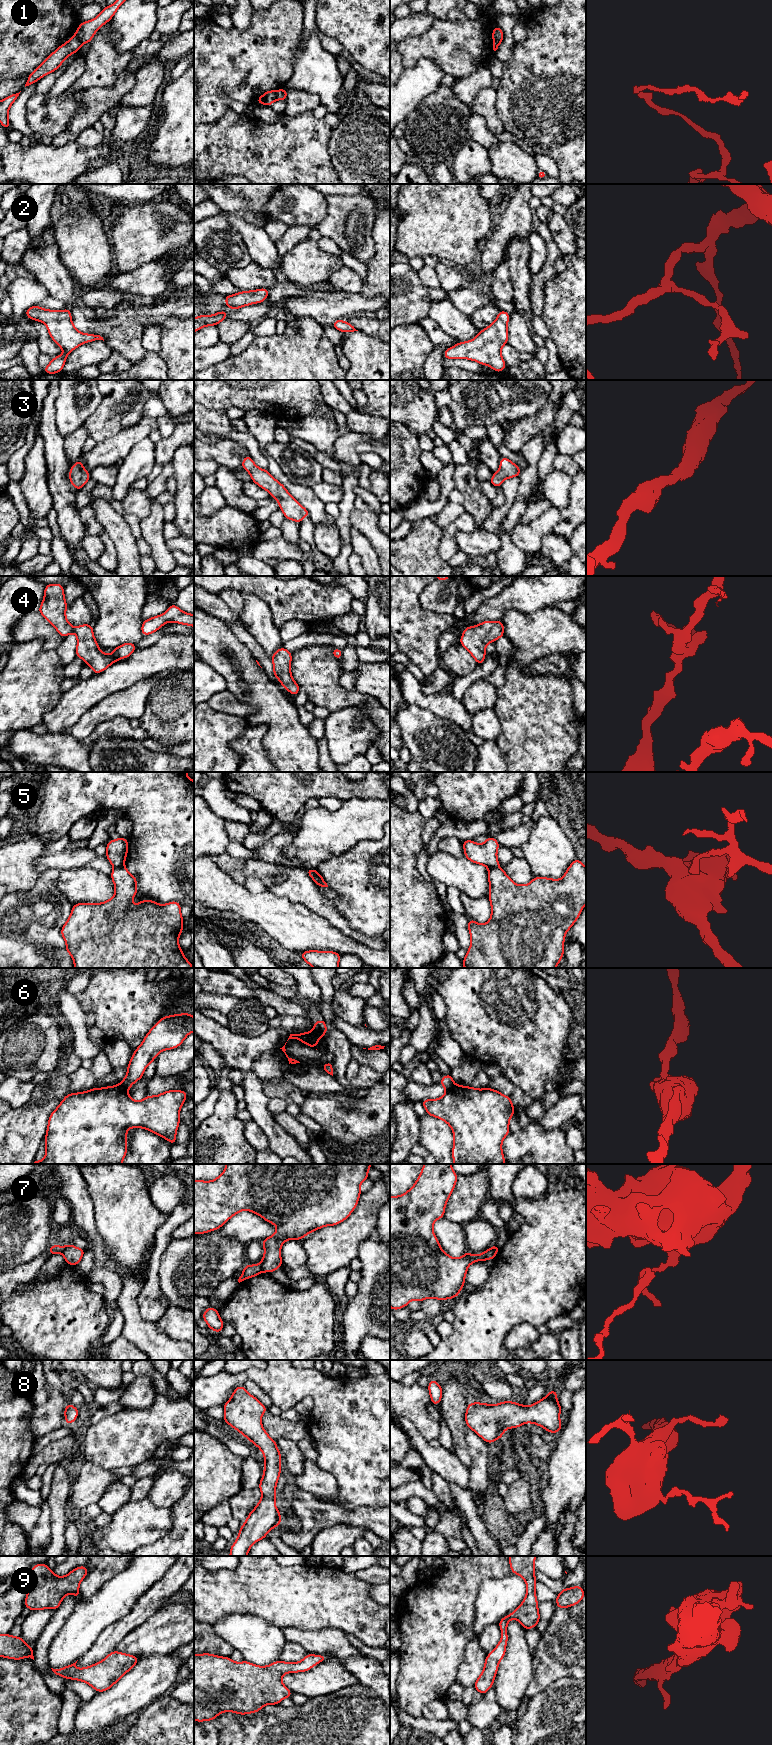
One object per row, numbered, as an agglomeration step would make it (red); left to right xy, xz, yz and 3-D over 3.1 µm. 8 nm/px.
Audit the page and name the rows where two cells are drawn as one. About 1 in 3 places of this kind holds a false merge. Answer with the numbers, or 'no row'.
1, 5, 6, 7

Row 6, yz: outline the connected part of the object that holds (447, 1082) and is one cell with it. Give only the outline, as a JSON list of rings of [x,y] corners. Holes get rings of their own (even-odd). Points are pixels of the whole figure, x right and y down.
[[[451,1074],[442,1076],[442,1079],[441,1079],[441,1081],[440,1081],[440,1084],[441,1084],[446,1090],[452,1088],[452,1087],[455,1085],[454,1080],[453,1080]]]

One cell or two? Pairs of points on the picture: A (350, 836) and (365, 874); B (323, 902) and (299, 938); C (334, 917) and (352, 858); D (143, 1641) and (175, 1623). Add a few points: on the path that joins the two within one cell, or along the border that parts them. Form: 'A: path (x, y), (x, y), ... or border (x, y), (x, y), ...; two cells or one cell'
A: border (377, 839), (360, 840), (347, 850), (333, 856); two cells
B: border (295, 902), (302, 903), (335, 927); two cells
C: border (333, 900), (336, 909), (351, 927); two cells
D: path (151, 1637), (161, 1634), (167, 1629); one cell

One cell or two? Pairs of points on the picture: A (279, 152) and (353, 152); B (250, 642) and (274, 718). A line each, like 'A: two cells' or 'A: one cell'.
A: two cells
B: two cells

